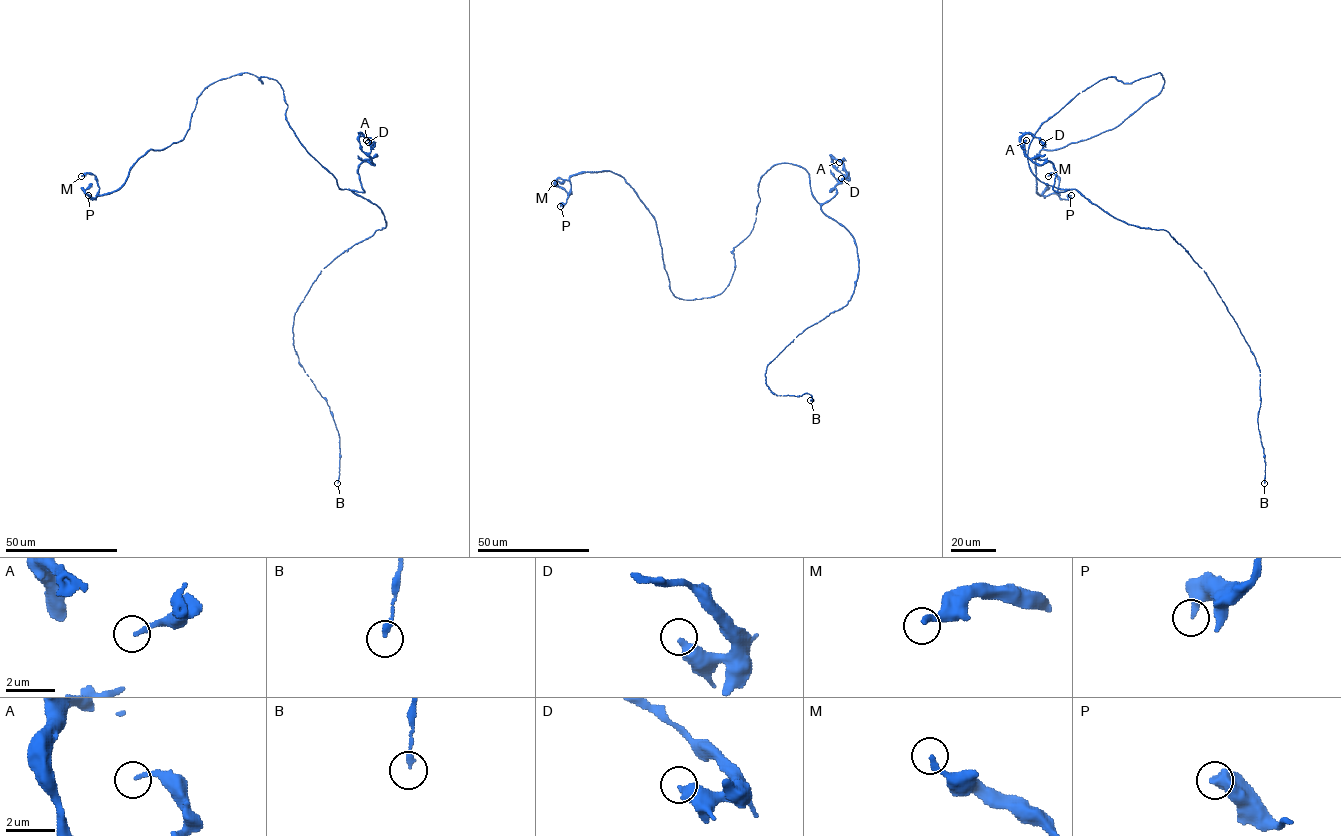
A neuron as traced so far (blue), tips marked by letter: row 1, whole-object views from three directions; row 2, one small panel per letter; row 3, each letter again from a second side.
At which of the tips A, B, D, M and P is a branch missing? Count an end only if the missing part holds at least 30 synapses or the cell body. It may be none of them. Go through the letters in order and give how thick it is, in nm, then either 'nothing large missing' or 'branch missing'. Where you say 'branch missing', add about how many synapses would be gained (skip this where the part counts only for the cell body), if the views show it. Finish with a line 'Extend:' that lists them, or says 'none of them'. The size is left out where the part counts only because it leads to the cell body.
A: 170 nm thick; nothing large missing
B: 190 nm thick; nothing large missing
D: 420 nm thick; nothing large missing
M: 200 nm thick; nothing large missing
P: 360 nm thick; nothing large missing
Extend: none of them

